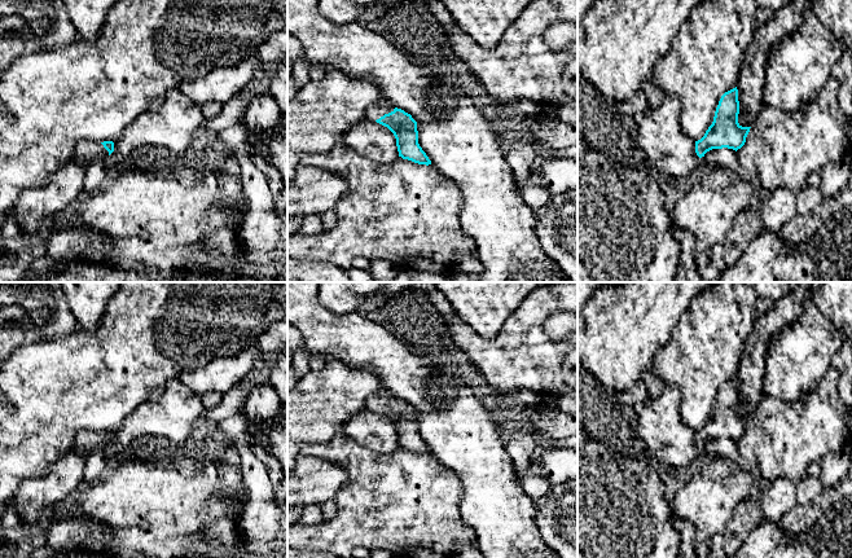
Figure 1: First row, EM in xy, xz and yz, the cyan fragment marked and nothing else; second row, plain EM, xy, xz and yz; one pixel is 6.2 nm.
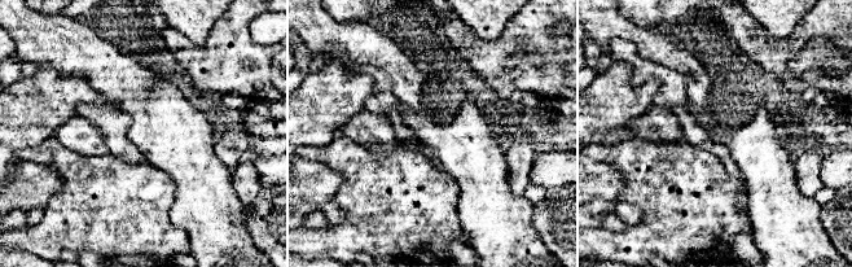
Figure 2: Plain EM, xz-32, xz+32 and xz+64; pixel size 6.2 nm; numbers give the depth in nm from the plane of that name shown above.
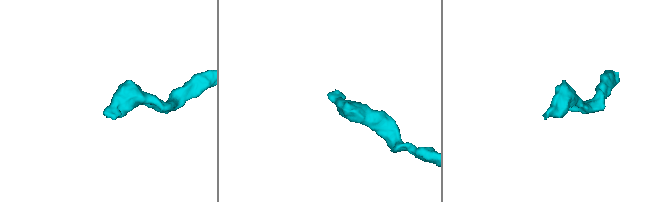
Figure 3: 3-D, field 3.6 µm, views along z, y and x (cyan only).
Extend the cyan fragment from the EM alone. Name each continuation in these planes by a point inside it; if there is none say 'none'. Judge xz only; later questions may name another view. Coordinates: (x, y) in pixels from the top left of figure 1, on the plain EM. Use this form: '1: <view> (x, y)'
1: xz (373, 403)

